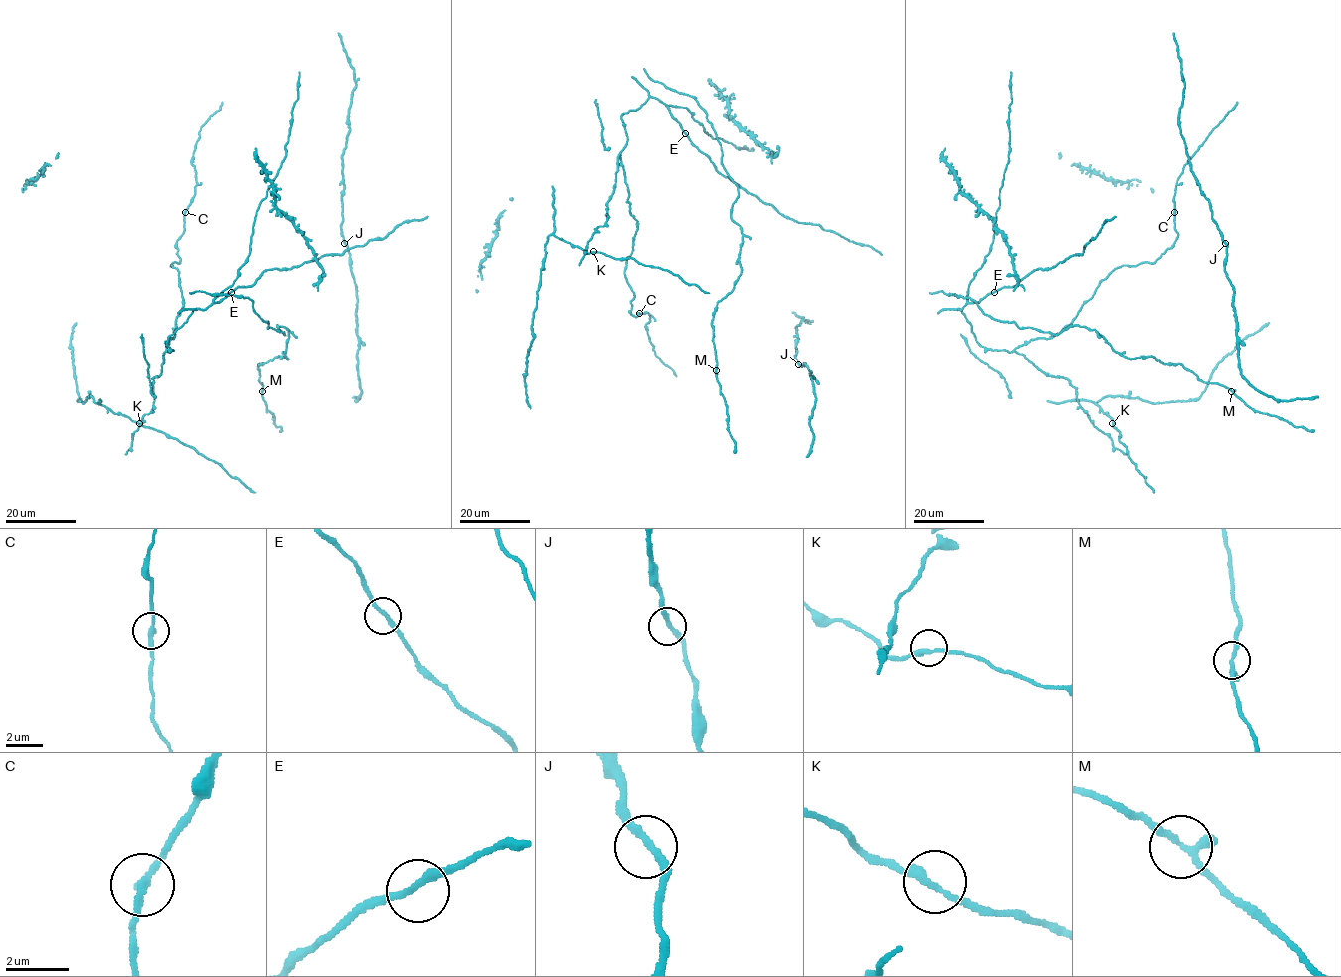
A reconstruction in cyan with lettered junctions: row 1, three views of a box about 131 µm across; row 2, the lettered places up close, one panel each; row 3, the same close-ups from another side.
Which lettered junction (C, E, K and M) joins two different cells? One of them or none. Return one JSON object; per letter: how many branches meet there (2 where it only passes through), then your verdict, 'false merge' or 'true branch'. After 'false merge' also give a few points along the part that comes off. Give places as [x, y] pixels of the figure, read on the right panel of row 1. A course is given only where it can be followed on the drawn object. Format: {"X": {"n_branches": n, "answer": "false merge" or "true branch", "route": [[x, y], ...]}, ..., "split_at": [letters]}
{"C": {"n_branches": 2, "answer": "true branch"}, "E": {"n_branches": 2, "answer": "true branch"}, "K": {"n_branches": 2, "answer": "true branch"}, "M": {"n_branches": 2, "answer": "false merge"}, "split_at": ["M"]}

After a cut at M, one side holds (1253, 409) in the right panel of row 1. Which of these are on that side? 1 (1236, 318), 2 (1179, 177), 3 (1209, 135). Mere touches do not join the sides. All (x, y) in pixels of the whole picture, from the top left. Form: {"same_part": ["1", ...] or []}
{"same_part": ["1"]}

